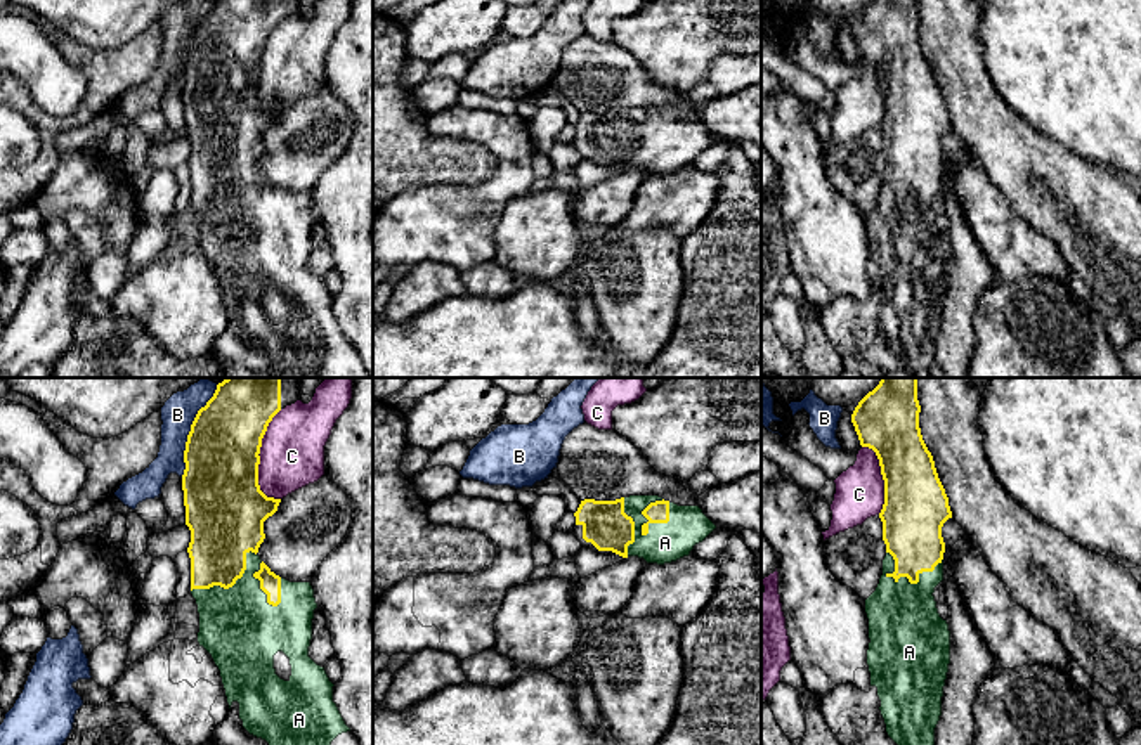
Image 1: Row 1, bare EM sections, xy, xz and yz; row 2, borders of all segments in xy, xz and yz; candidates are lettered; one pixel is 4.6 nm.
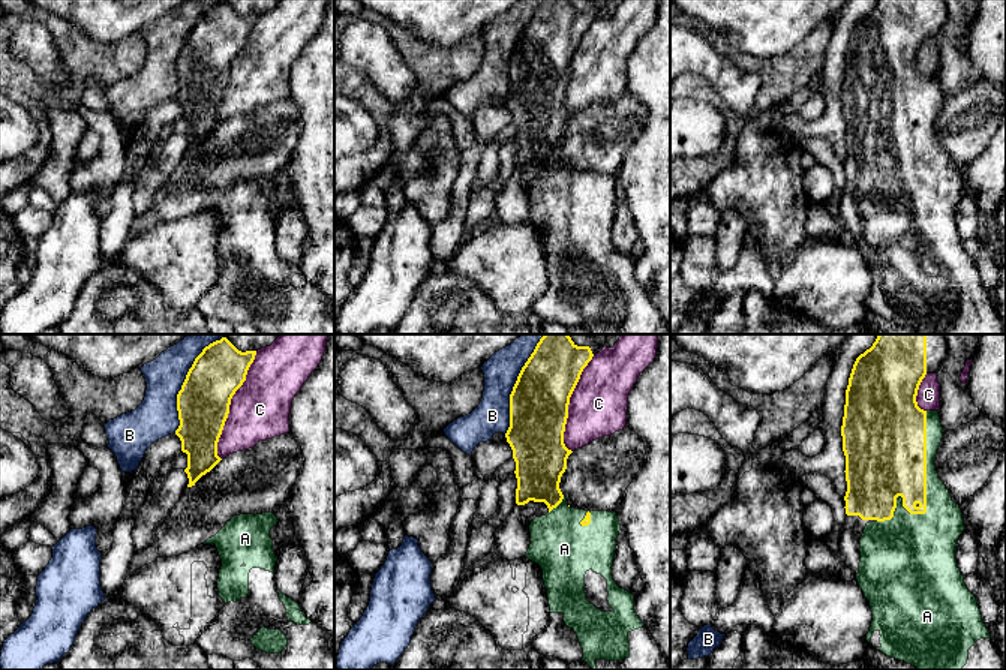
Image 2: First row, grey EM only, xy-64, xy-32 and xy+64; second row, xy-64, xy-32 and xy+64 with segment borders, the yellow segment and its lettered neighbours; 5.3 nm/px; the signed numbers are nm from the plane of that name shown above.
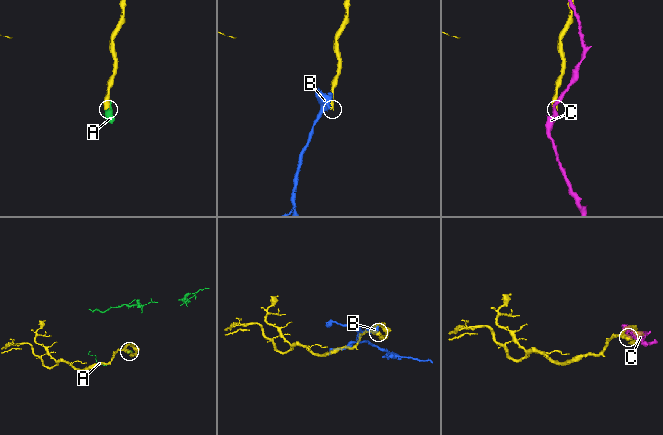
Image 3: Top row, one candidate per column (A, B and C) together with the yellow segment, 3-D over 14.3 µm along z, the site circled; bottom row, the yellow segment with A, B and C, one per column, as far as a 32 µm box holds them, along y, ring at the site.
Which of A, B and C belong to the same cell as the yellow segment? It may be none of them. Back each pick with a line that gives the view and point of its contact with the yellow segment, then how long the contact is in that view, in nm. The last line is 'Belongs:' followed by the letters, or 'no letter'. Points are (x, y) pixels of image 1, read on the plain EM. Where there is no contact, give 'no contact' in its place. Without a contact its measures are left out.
A: yz (916, 194) | 280 nm
Belongs: A

